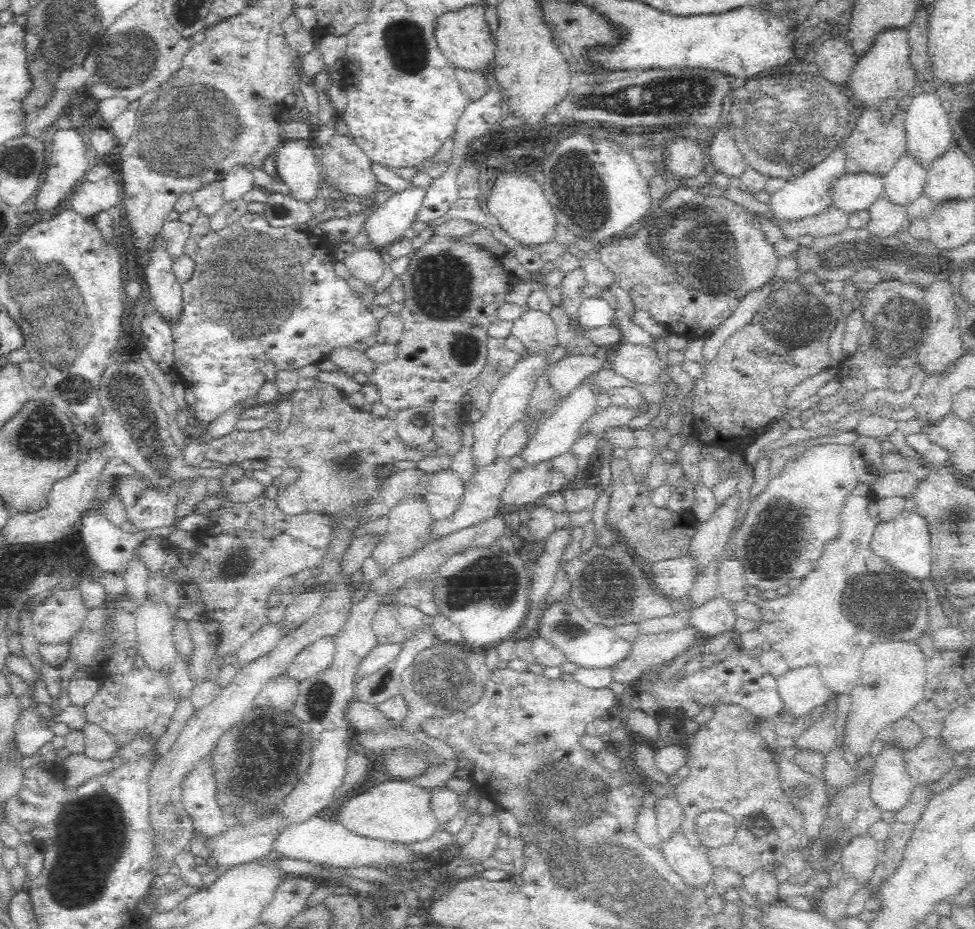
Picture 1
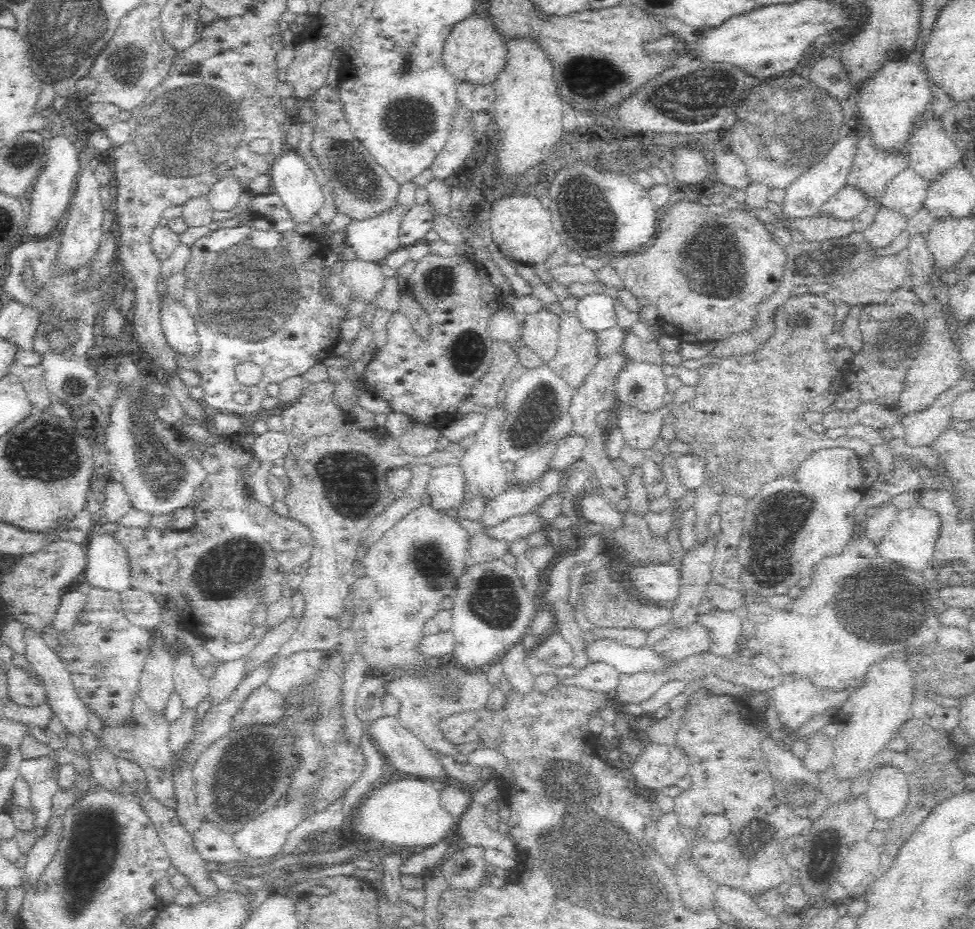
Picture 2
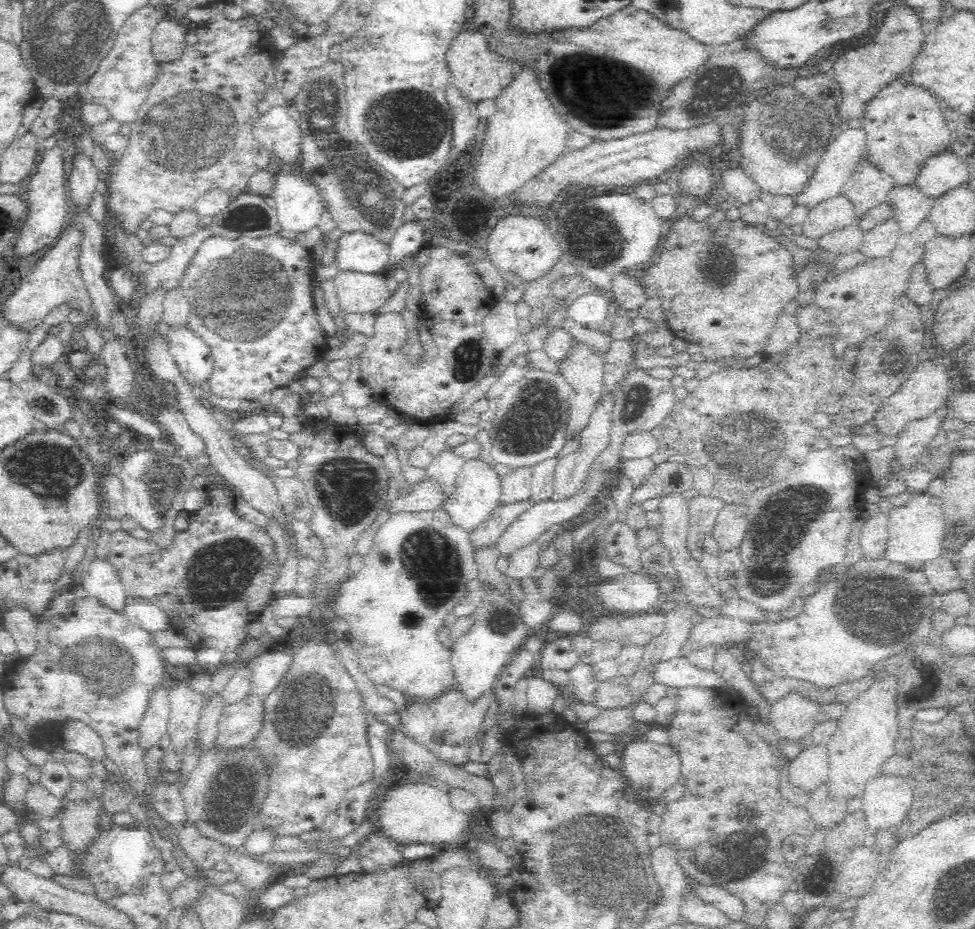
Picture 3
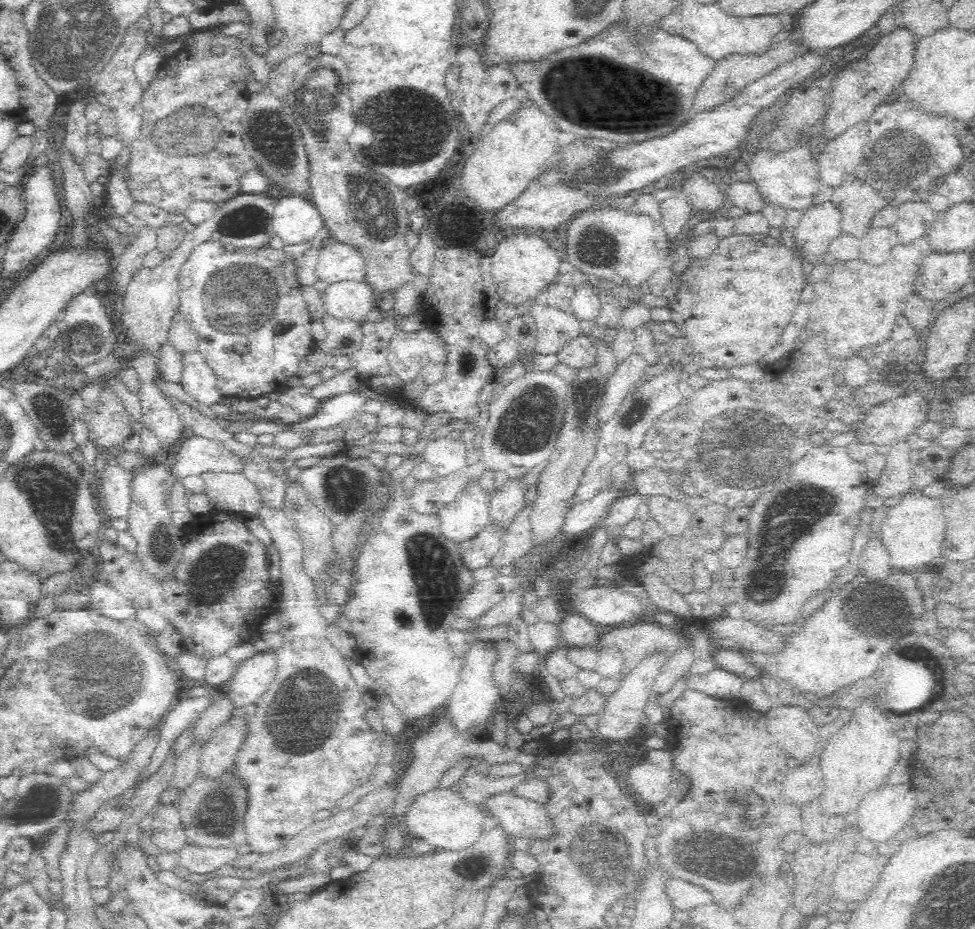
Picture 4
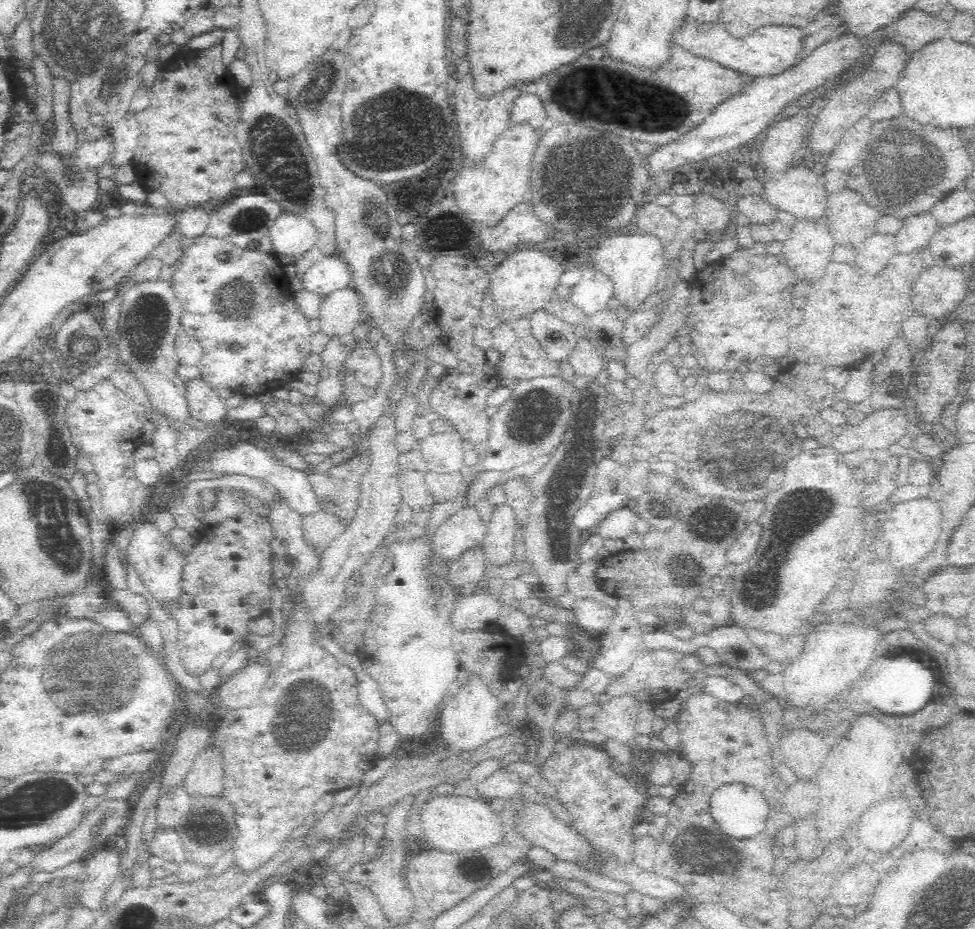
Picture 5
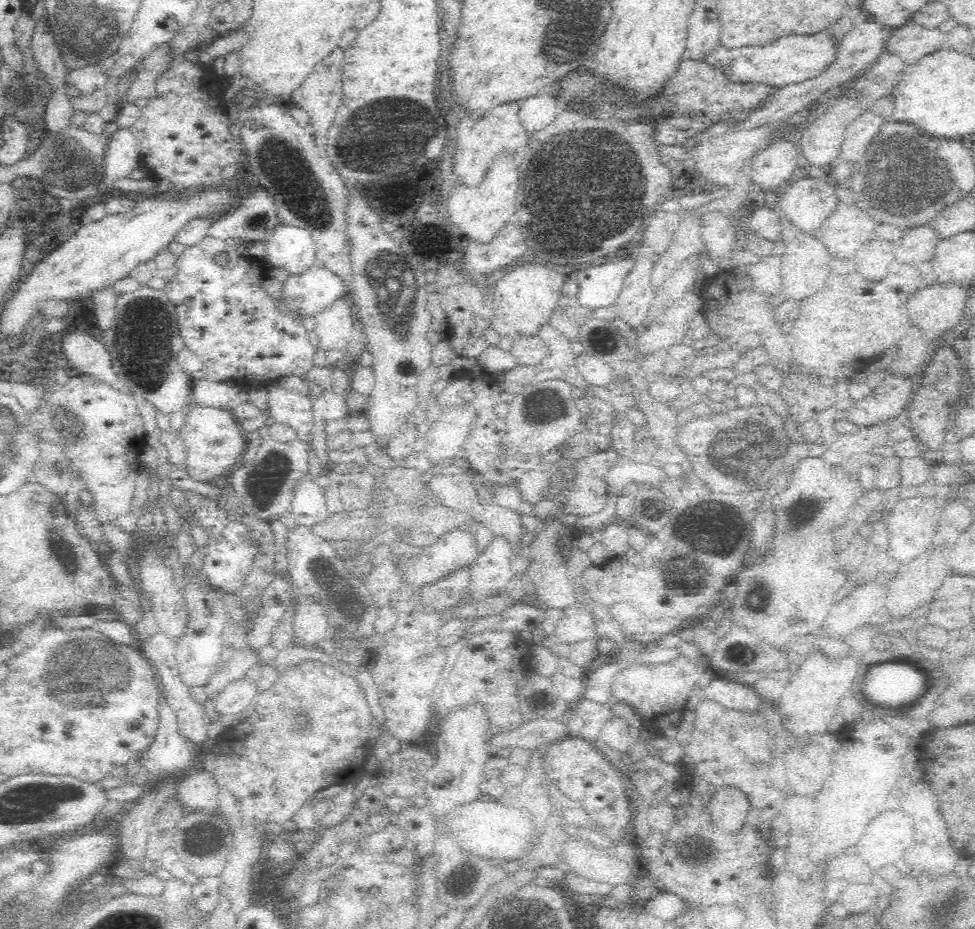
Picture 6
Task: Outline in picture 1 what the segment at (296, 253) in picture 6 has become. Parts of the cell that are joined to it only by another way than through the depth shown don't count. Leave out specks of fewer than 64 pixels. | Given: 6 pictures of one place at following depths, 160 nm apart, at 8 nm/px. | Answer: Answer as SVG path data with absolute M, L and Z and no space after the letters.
M284 141L274 156L275 175L285 185L287 196L307 206L317 198L325 199L312 146L311 141Z

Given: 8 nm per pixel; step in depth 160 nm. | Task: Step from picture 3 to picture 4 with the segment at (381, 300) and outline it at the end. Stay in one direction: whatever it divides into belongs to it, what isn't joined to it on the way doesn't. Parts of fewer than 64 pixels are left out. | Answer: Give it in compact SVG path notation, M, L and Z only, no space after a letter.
M337 282L322 292L322 304L336 321L360 322L377 307L370 287L360 282Z

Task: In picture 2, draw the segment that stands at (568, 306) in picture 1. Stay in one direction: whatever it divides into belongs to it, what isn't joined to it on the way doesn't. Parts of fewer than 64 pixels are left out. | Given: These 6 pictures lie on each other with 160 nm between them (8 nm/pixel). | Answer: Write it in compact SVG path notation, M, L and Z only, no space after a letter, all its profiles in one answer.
M574 313L560 315L561 329L559 330L559 351L552 360L546 362L549 367L560 374L574 390L582 388L592 369L598 364L601 354L598 352L596 334L585 329Z

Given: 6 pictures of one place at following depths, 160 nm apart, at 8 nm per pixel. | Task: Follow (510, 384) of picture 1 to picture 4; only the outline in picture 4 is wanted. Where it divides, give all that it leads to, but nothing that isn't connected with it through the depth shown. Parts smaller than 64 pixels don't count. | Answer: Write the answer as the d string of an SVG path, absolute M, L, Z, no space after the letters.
M470 486L468 492L440 510L440 532L450 542L466 542L480 534L488 524L488 498L480 486Z

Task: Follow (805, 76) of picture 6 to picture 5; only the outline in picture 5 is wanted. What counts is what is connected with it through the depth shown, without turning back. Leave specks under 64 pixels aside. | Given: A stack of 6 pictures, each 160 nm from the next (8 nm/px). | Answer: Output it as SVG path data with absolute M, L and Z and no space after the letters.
M688 22L688 26L684 30L680 30L680 36L675 36L676 44L682 48L686 48L686 51L694 56L702 56L702 58L708 58L708 60L714 60L714 62L726 66L726 68L732 68L740 74L748 74L748 76L754 76L756 79L766 79L770 76L780 76L782 72L794 71L798 64L803 63L806 60L807 50L806 46L806 32L802 32L800 28L788 28L788 26L776 26L776 28L759 28L760 32L753 32L746 39L732 39L728 33L720 26L708 26L706 30L704 28L696 28L694 22Z

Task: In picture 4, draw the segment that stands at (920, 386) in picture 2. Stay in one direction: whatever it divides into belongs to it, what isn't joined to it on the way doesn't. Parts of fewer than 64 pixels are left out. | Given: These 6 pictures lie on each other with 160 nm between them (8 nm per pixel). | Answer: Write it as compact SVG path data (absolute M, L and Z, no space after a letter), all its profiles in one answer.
M918 392L896 400L873 406L864 420L854 428L854 436L860 444L888 444L902 442L908 434L914 434L918 424L924 422L926 408Z

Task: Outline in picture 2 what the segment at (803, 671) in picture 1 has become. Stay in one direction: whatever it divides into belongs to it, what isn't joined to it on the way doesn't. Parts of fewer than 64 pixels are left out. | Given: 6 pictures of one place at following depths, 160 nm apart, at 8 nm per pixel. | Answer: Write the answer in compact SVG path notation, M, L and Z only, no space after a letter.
M789 679L790 684L781 684L771 691L772 705L778 720L792 730L798 731L810 718L822 714L826 708L840 706L850 692L830 692L812 686L808 680Z

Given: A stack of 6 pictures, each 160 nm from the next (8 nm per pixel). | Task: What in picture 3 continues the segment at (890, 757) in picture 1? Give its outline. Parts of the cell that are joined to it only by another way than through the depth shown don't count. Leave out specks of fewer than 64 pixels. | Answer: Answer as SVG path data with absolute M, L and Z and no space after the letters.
M880 776L870 780L864 788L862 810L866 814L868 828L886 830L898 826L912 808L912 788L902 778Z

